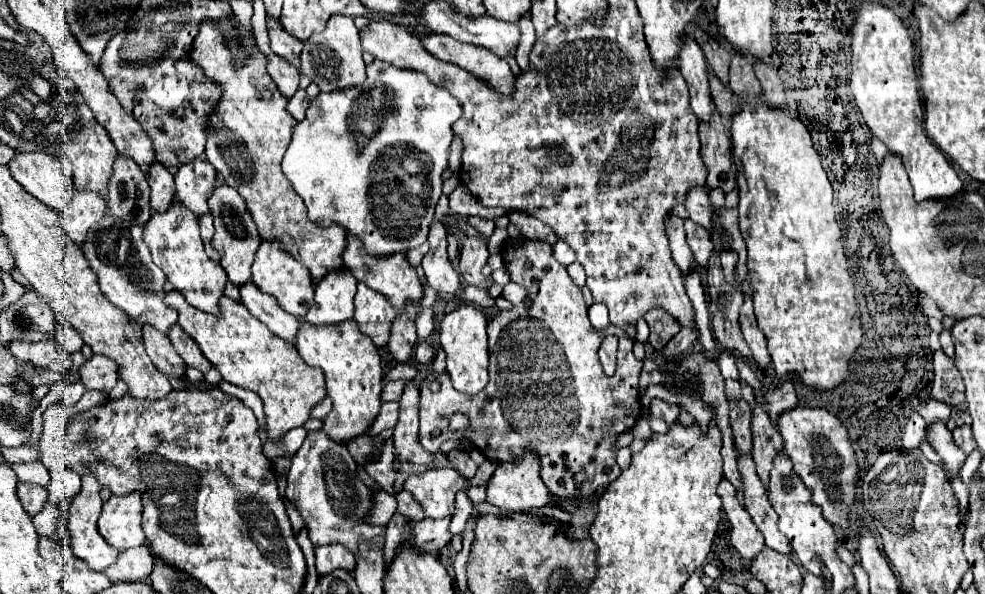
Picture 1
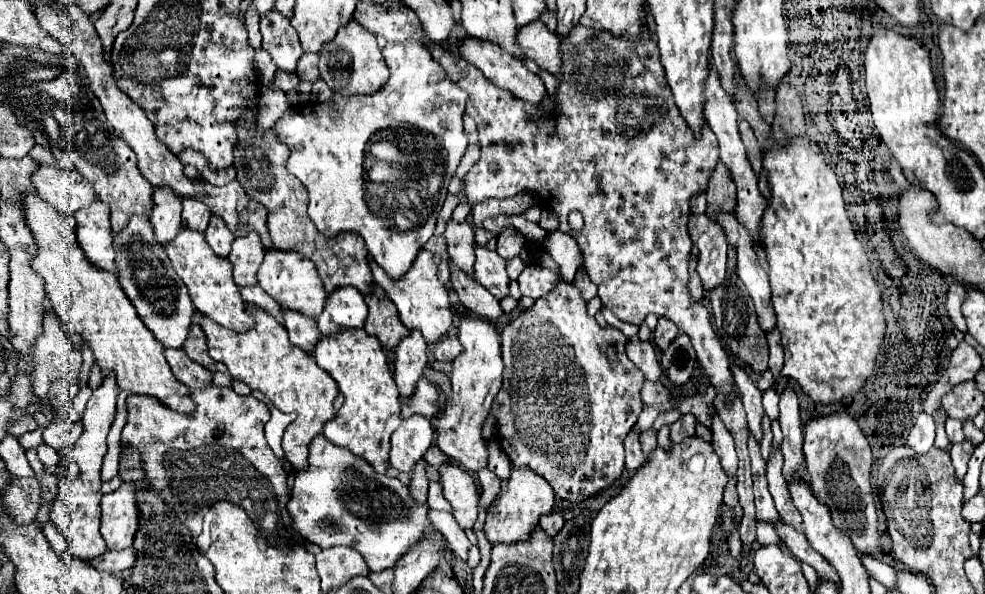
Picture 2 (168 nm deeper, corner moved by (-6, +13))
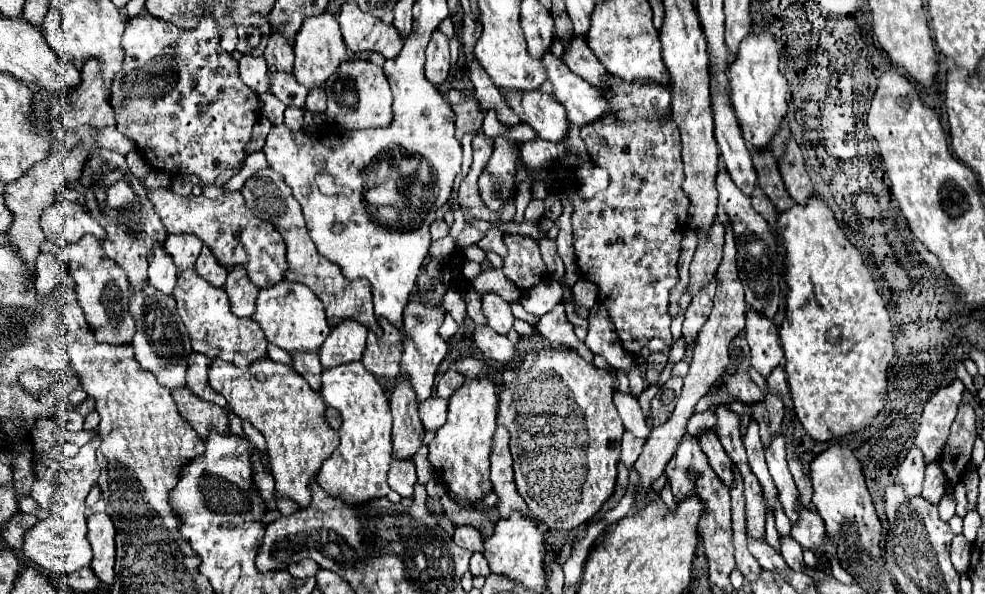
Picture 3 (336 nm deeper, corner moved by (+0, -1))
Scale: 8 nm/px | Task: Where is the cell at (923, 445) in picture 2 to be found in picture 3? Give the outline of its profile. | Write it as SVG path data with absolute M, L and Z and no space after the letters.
M913 447L909 451L909 455L905 457L905 461L901 463L899 473L897 473L897 483L903 485L907 499L913 499L913 497L921 495L923 471L925 471L923 455L921 455L921 451L917 447Z

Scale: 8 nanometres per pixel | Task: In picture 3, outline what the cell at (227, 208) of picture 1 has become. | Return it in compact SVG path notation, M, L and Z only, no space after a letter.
M233 267L233 271L229 271L227 283L225 283L225 293L231 303L231 313L235 313L237 317L253 315L259 289L249 281L245 269Z

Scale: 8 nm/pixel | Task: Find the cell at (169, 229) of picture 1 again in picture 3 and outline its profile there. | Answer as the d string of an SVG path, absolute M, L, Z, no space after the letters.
M185 271L179 275L175 285L175 301L177 313L181 315L189 339L195 353L207 355L211 359L223 359L235 363L237 367L251 367L257 359L267 357L267 341L265 335L253 319L239 319L229 309L229 299L223 289L211 287L205 279L201 279L195 271Z

